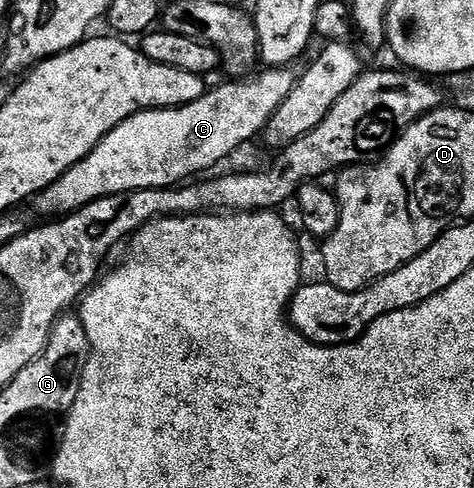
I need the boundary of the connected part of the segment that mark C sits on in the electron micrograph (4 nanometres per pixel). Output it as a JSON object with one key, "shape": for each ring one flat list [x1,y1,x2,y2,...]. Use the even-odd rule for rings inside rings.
{"shape":[[266,69,266,70,263,70,263,72,264,72,263,75,258,76,256,79,252,80,251,83,242,83,242,82,246,82,246,81,234,81,234,82,238,82,238,83,222,83,219,85,218,88,215,89,215,91,214,91,214,88,207,90,206,94,200,96,200,98,198,98,198,100,196,100,195,103,185,103,184,106,182,106,182,107,156,107,156,108,153,108,148,111,136,112,136,114,134,114,132,117,128,117,120,125,116,125,114,128,112,128,110,130,110,132,108,132,108,134,106,136,104,136,104,138,102,138,102,140,100,140,98,142,98,144,95,145,95,147,93,147,92,150,89,151,85,157,82,158,81,161,79,161,79,163,77,163,76,165,72,165,72,169,68,169,66,172,64,172,64,174,62,174,62,176,60,176,58,178,58,180,56,180,56,182,54,182,52,185,48,185,45,189,43,189,42,192,40,192,40,194,34,196,34,198,32,200,32,206,34,206,35,209,39,211,40,214,46,215,46,216,42,216,42,217,65,217,75,211,79,211,79,209,81,209,82,207,86,207,92,201,100,201,104,197,112,197,116,193,128,193,129,191,135,191,136,189,156,189,157,187,176,187,176,186,179,186,179,184,181,184,183,181,189,180,191,177,201,176,203,173,206,173,206,172,201,173,201,171,206,171,209,169,209,167,214,167,217,165,217,163,224,162,225,159,228,158,229,155,232,154,233,151,237,149,237,147,244,146,245,143,249,141,249,139,256,138,256,140,257,140,259,138,259,136,261,136,263,134,263,131,265,130,266,126,269,124,270,119,273,117,273,115,276,113,276,111,278,109,280,109,280,107,284,103,285,99,289,97,289,94,292,93,294,86,295,86,295,82,296,82,296,75,293,75,293,73,292,73,293,70,290,70,290,69]]}

